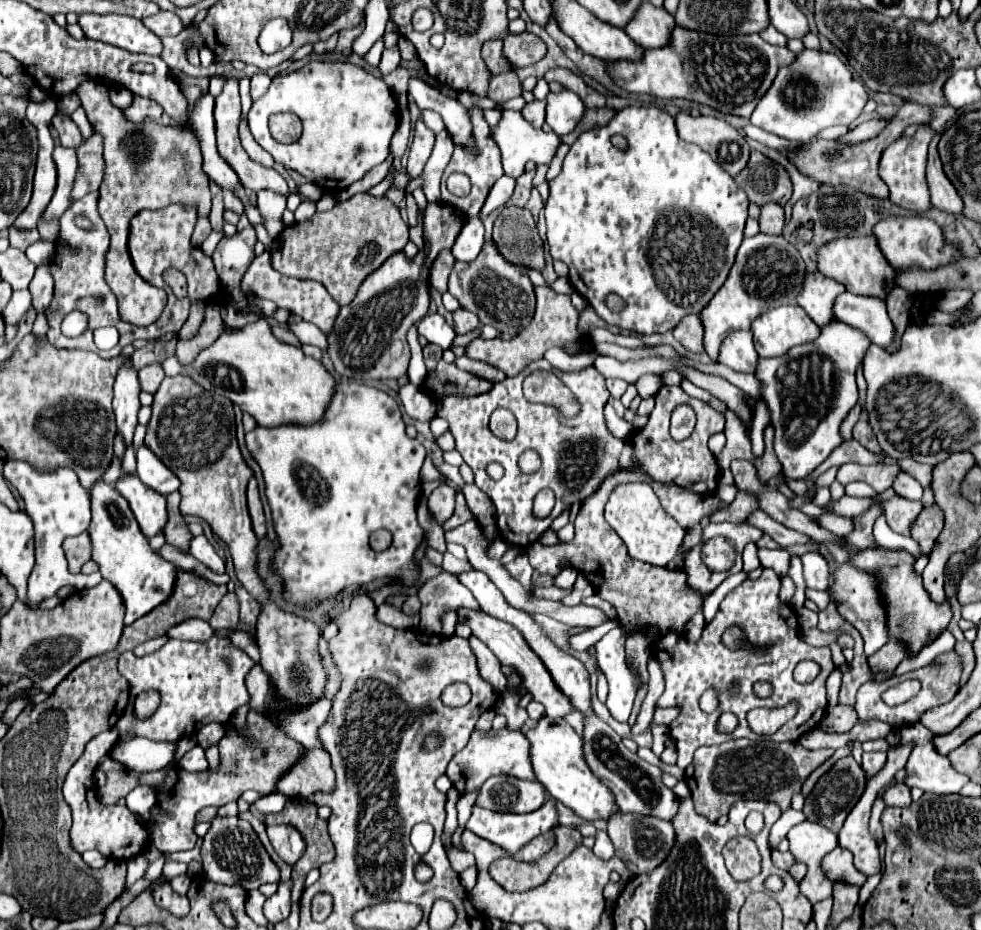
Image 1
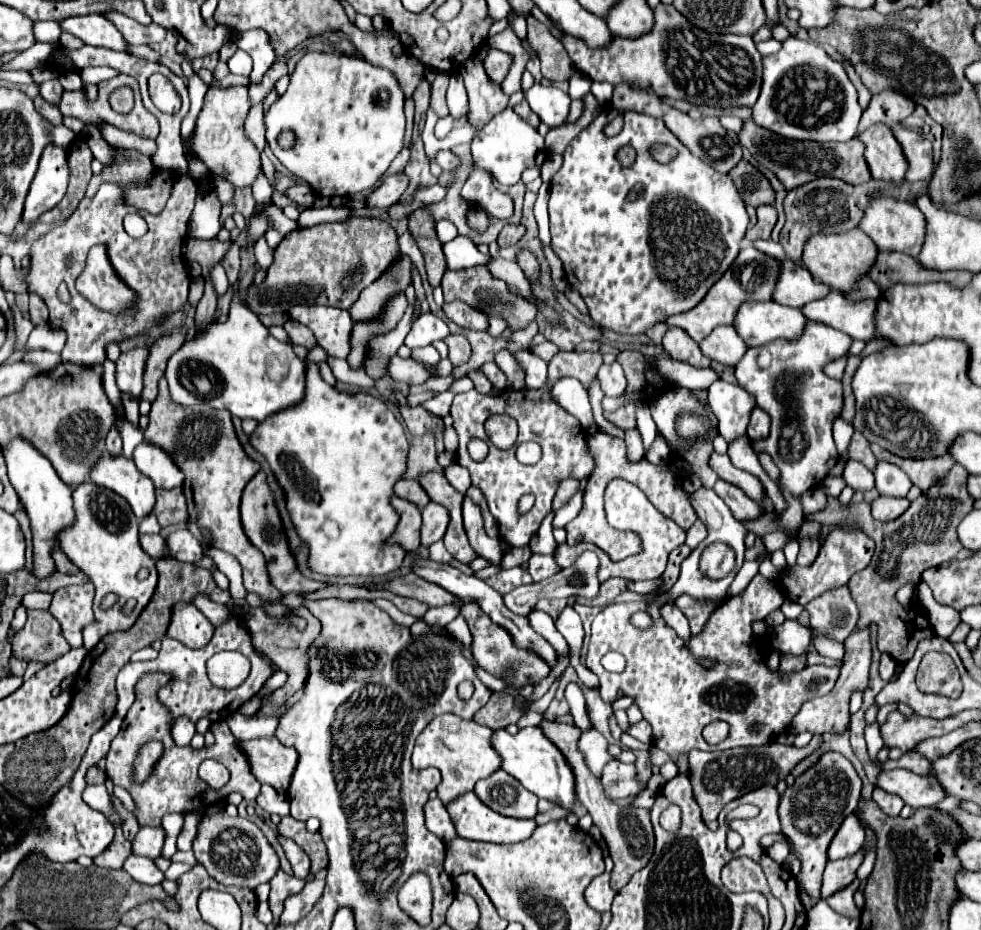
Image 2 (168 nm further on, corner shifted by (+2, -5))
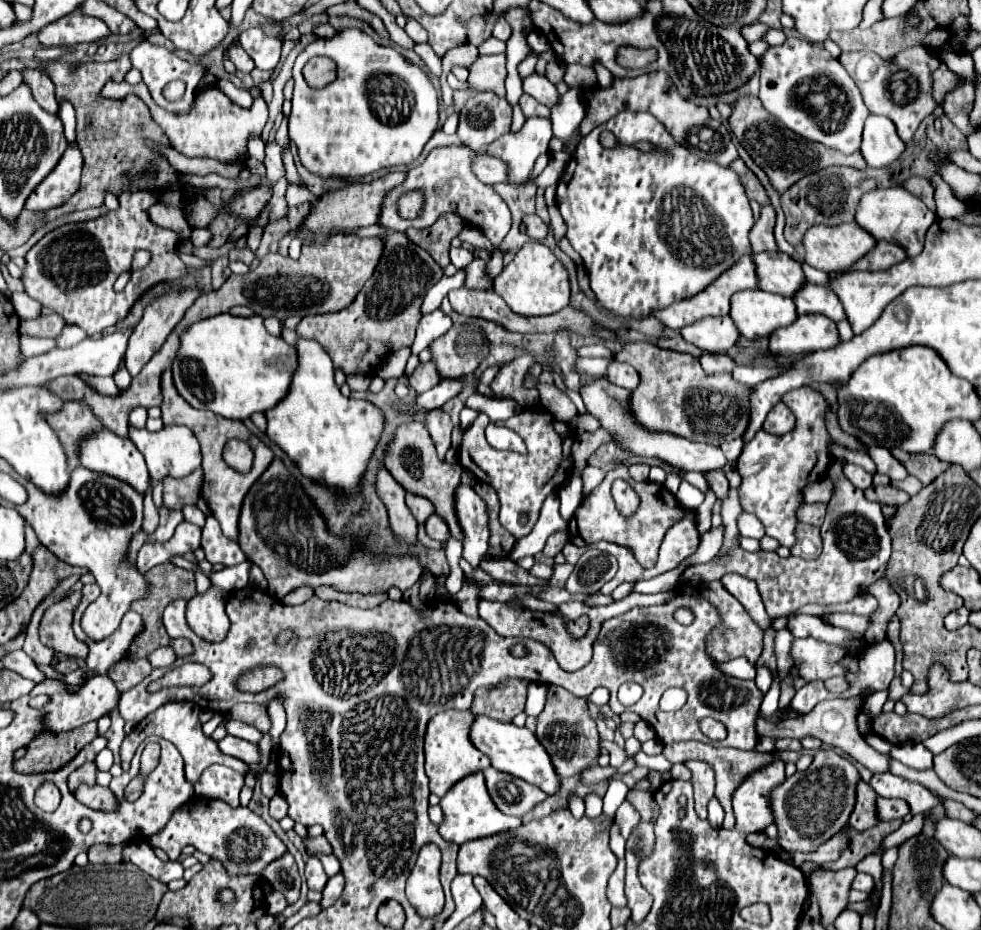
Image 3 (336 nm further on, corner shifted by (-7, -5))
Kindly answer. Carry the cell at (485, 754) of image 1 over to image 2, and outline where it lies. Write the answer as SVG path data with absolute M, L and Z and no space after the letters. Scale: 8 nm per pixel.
M438 715L418 735L412 753L412 765L416 769L424 769L424 767L440 769L442 783L438 785L438 799L444 805L450 805L454 799L472 791L476 781L486 779L494 771L502 769L502 757L492 747L492 733L494 733L492 729L476 721L464 721L456 715Z

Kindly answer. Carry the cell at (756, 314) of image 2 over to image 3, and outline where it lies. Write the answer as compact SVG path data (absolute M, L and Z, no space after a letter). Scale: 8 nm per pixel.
M761 289L737 291L731 297L729 315L739 333L749 341L769 337L773 329L791 325L797 319L791 297L775 295Z

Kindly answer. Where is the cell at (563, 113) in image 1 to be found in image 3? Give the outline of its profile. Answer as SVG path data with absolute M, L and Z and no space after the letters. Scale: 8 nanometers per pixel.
M533 73L523 79L523 91L547 107L557 105L557 99L559 99L555 85L545 75L539 75L539 73Z

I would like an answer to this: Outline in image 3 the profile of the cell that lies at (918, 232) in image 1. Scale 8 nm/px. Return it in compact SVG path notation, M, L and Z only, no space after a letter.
M887 187L887 189L875 189L867 191L857 207L855 221L871 233L877 241L885 239L891 243L901 245L909 257L917 257L923 251L925 245L925 233L929 225L935 221L935 213L931 213L921 199L905 191L903 187Z

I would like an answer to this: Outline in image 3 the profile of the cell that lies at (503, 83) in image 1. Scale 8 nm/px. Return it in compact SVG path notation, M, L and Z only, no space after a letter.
M483 91L467 99L461 115L457 135L461 143L473 149L485 149L511 129L511 105L507 99Z

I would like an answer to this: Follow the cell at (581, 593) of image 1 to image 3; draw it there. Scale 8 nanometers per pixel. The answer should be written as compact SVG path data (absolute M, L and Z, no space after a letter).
M601 740L600 744L607 749L609 757L611 757L609 765L611 765L611 767L621 767L621 763L627 759L627 757L625 757L625 751L623 751L621 747L617 747L613 741Z

